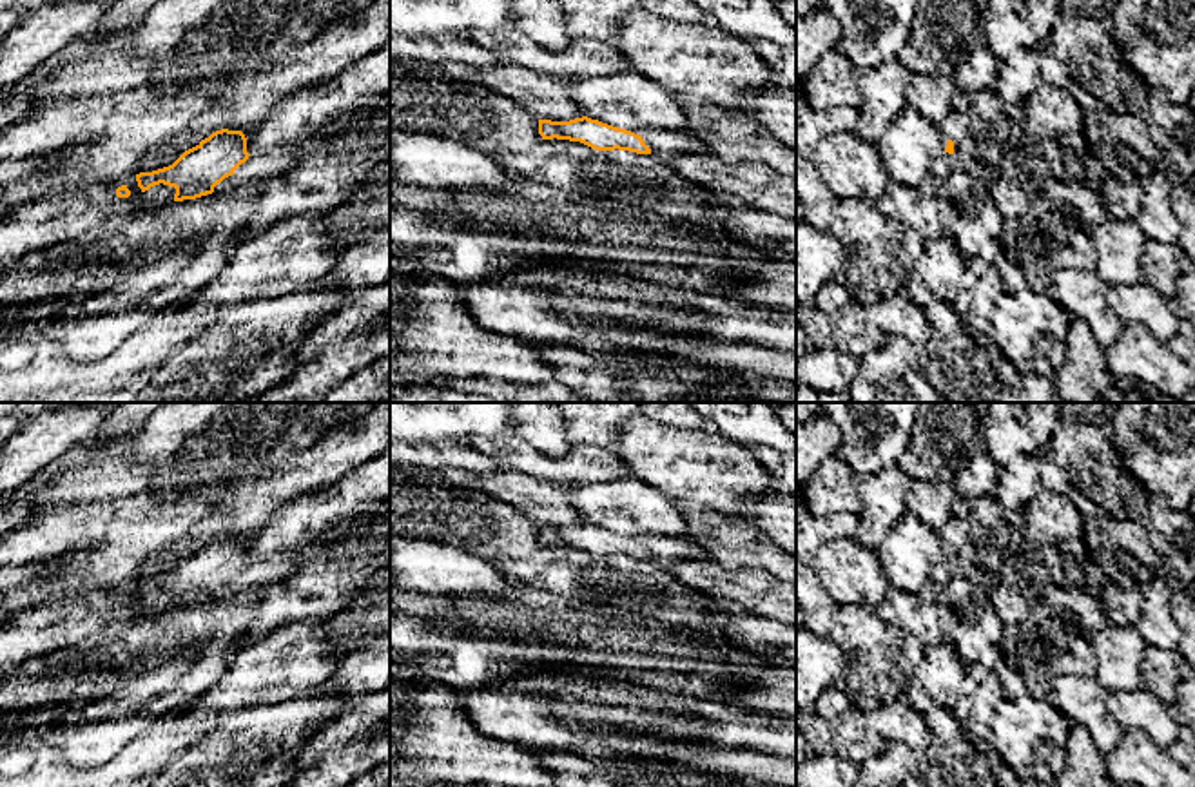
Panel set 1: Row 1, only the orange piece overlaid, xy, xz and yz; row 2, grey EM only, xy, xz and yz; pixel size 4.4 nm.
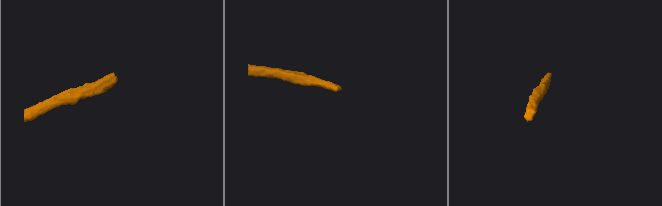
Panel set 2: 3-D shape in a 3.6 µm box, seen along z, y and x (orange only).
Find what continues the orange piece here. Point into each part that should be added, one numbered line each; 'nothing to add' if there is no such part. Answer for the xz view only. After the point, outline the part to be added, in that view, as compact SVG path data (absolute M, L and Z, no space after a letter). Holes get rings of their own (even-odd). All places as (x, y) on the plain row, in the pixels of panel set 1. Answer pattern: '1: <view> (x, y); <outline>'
1: xz (662, 550); M642 535L633 539L644 546L644 549L651 555L651 560L662 566L676 564L682 568L689 562L707 562L707 553L685 539L667 539L656 535Z

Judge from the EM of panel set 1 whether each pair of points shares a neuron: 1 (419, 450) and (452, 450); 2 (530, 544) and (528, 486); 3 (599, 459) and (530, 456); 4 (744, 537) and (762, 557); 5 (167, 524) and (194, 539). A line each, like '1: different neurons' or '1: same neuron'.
1: same neuron
2: different neurons
3: same neuron
4: same neuron
5: different neurons

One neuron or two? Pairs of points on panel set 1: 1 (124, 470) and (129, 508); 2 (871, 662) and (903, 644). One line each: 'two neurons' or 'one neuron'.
1: two neurons
2: one neuron

